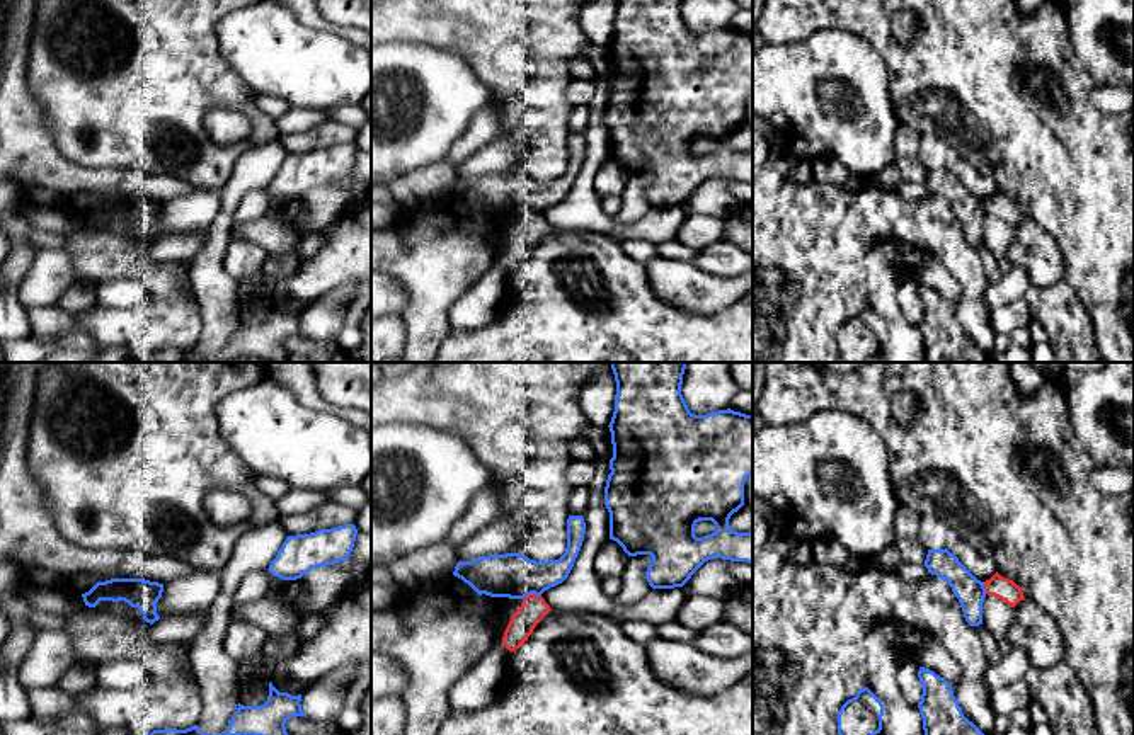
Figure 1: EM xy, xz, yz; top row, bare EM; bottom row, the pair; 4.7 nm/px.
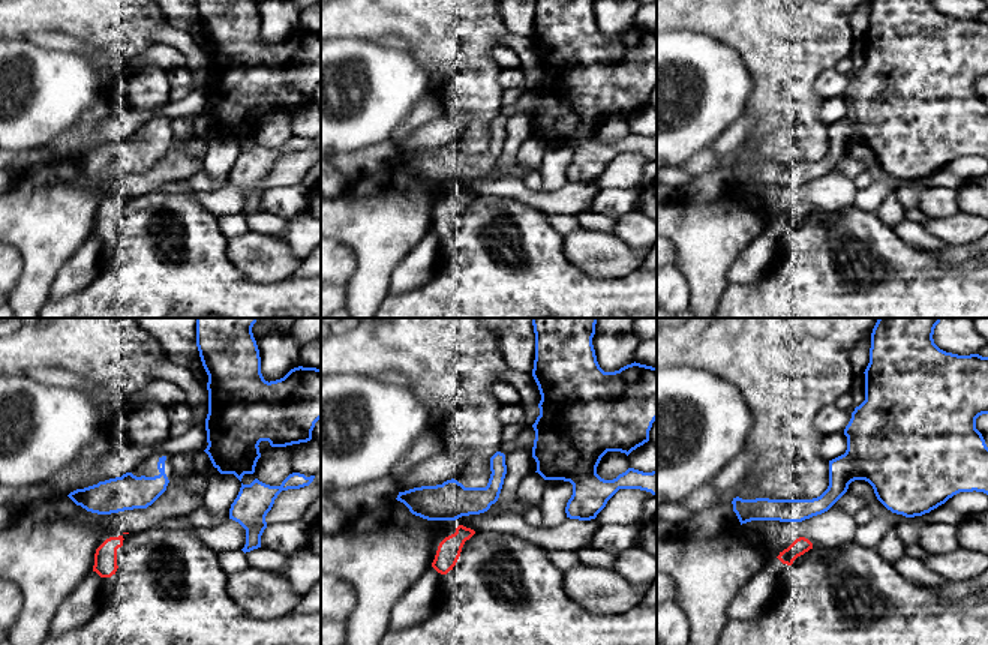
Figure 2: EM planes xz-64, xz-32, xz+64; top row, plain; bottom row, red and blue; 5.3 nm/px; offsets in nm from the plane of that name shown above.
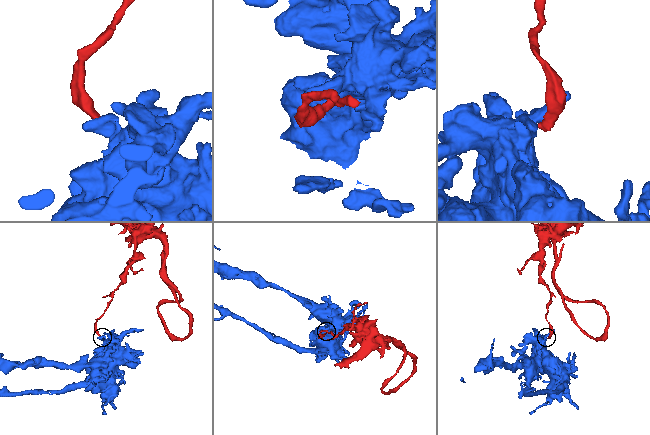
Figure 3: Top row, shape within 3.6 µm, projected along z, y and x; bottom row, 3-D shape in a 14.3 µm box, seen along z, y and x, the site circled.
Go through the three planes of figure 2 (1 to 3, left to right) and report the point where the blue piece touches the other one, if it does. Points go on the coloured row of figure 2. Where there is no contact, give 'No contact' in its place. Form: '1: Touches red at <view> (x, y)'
1: No contact
2: No contact
3: No contact

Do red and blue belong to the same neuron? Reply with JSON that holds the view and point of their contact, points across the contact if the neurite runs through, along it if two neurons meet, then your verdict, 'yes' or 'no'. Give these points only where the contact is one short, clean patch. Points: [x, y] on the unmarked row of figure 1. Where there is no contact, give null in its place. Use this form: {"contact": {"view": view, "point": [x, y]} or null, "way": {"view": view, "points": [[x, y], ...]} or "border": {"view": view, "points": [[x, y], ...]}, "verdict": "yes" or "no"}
{"contact": {"view": "xz", "point": [532, 213]}, "verdict": "no"}

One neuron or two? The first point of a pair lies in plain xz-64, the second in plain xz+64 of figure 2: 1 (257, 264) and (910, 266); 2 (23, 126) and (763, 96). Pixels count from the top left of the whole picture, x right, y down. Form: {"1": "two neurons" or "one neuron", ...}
{"1": "two neurons", "2": "two neurons"}

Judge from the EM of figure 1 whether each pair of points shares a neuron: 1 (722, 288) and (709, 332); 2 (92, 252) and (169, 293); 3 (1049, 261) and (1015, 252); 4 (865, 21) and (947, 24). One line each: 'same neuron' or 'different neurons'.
1: different neurons
2: same neuron
3: different neurons
4: same neuron

